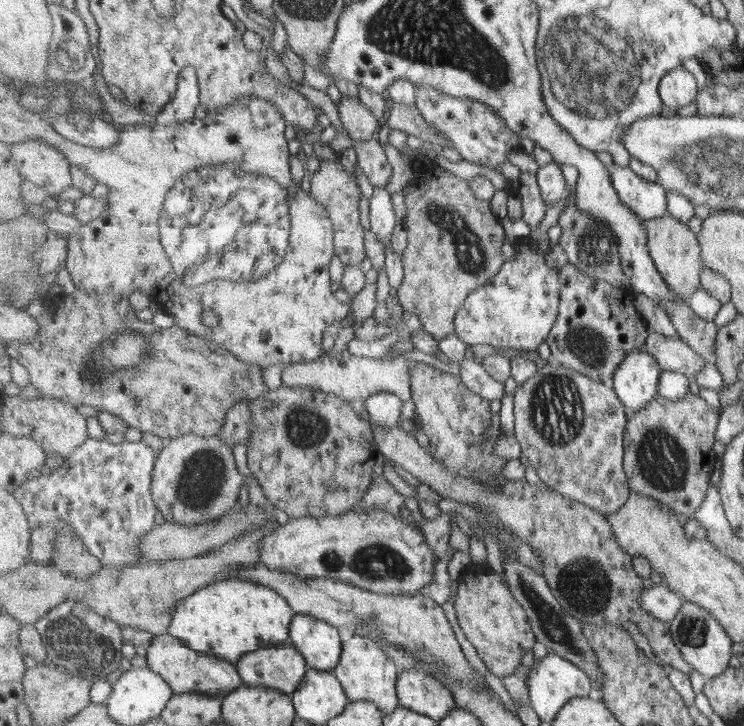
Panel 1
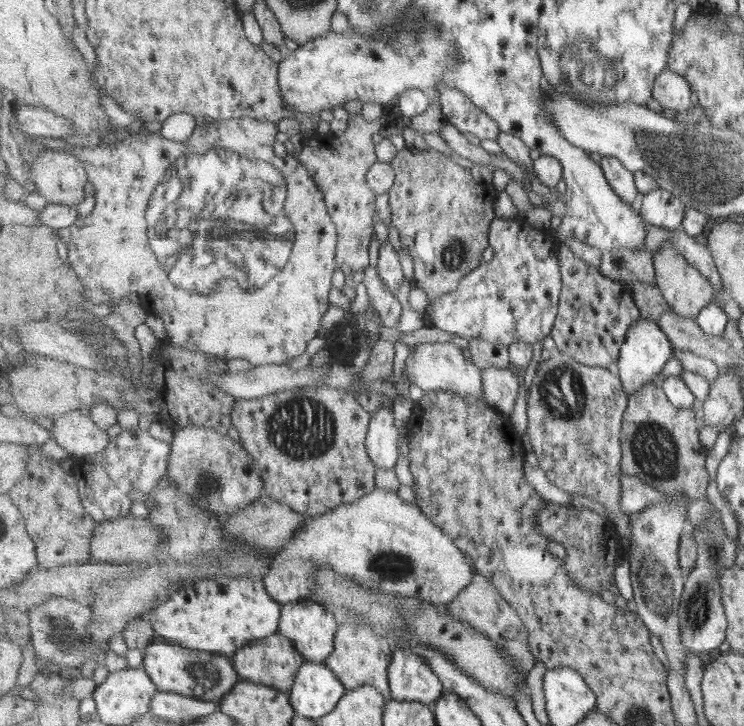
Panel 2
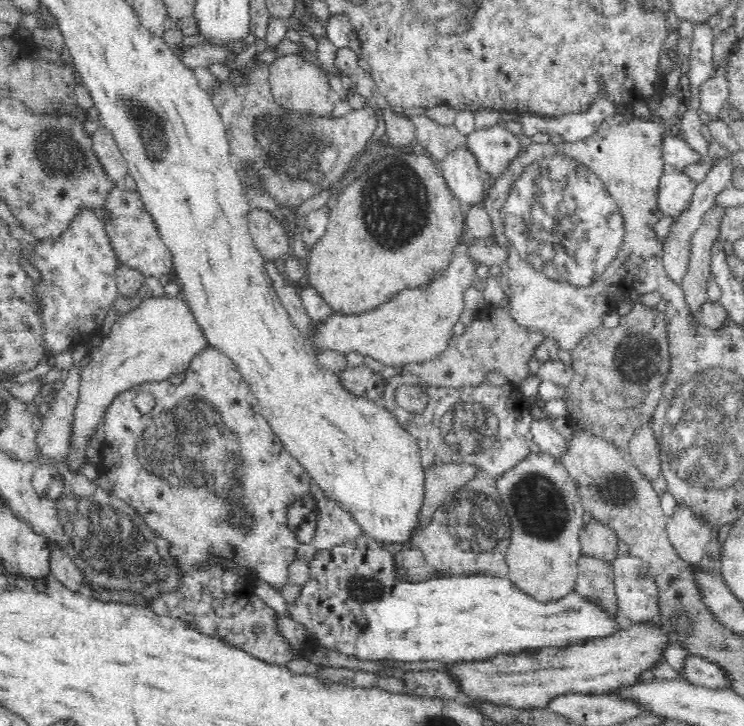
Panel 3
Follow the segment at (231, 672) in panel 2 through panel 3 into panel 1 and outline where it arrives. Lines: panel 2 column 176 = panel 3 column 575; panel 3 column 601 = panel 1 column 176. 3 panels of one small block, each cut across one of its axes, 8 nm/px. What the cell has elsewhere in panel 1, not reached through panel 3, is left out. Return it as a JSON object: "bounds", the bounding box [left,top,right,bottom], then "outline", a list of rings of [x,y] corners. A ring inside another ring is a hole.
{"bounds":[147,632,243,698],"outline":[[[168,632],[167,636],[154,636],[154,640],[147,647],[147,666],[168,681],[175,695],[202,693],[209,697],[224,698],[243,682],[235,666],[221,658],[213,658],[213,655],[189,648],[180,638],[171,634],[169,636]]]}

